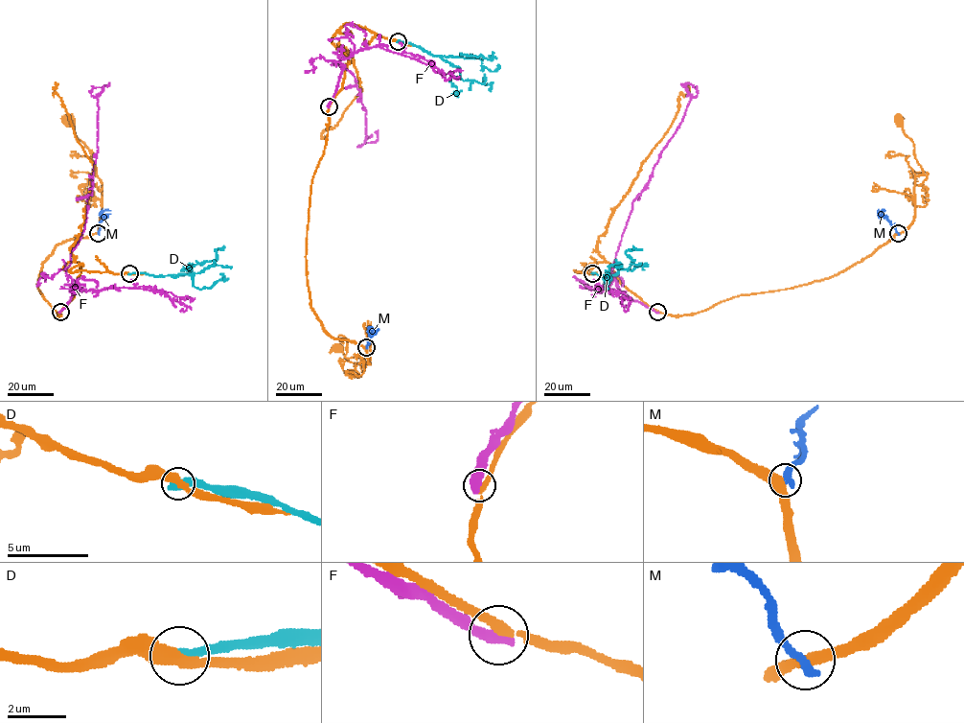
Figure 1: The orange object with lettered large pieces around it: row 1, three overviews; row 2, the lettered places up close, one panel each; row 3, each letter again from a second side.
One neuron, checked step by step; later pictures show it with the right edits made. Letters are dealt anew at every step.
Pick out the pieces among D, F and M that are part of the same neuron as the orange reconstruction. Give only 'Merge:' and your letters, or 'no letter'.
Merge: no letter

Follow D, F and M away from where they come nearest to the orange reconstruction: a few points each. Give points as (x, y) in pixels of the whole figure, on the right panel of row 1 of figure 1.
D: (592, 273), (610, 276), (620, 269), (627, 269), (633, 260), (626, 251), (642, 249)
F: (657, 312), (621, 292), (610, 268), (632, 201), (648, 181), (690, 99), (697, 94), (692, 84), (680, 83)
M: (898, 233), (883, 215), (883, 210), (881, 211)

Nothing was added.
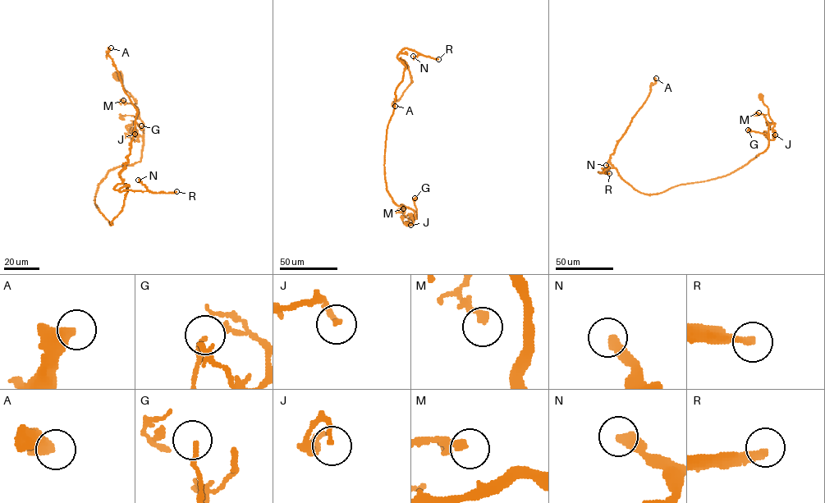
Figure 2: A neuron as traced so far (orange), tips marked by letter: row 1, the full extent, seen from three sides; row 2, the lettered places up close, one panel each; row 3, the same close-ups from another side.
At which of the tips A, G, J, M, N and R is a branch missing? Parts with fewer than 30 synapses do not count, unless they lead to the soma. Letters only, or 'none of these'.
R

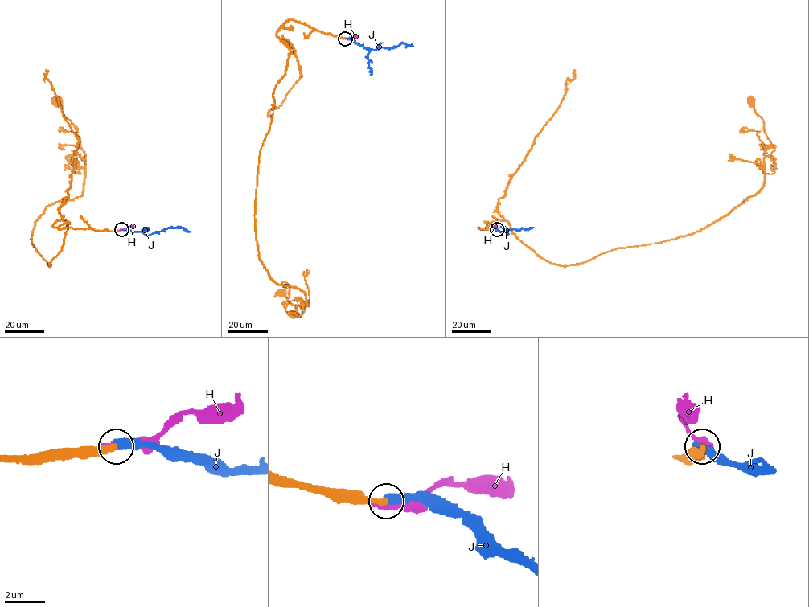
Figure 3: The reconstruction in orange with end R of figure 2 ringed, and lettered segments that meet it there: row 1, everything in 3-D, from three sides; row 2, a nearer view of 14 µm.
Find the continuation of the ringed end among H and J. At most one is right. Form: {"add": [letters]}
{"add": ["J"]}

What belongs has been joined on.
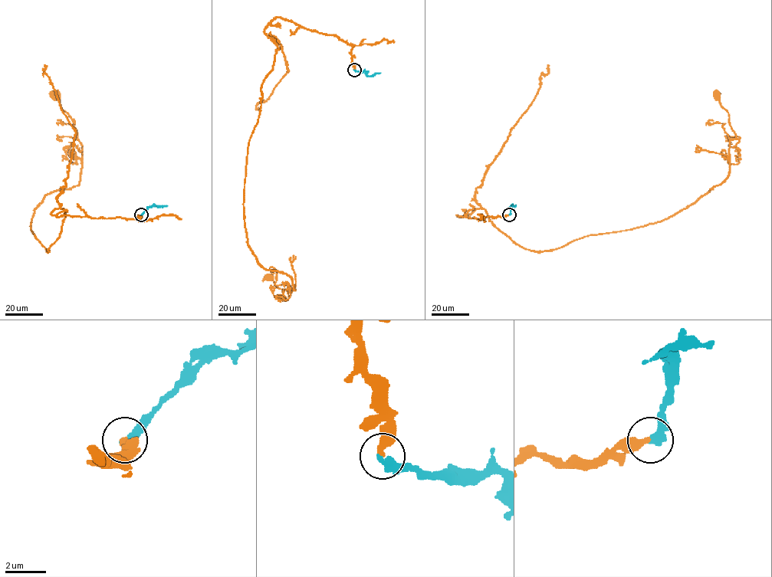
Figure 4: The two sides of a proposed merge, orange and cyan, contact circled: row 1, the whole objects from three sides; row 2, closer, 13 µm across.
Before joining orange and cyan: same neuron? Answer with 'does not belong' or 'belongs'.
belongs

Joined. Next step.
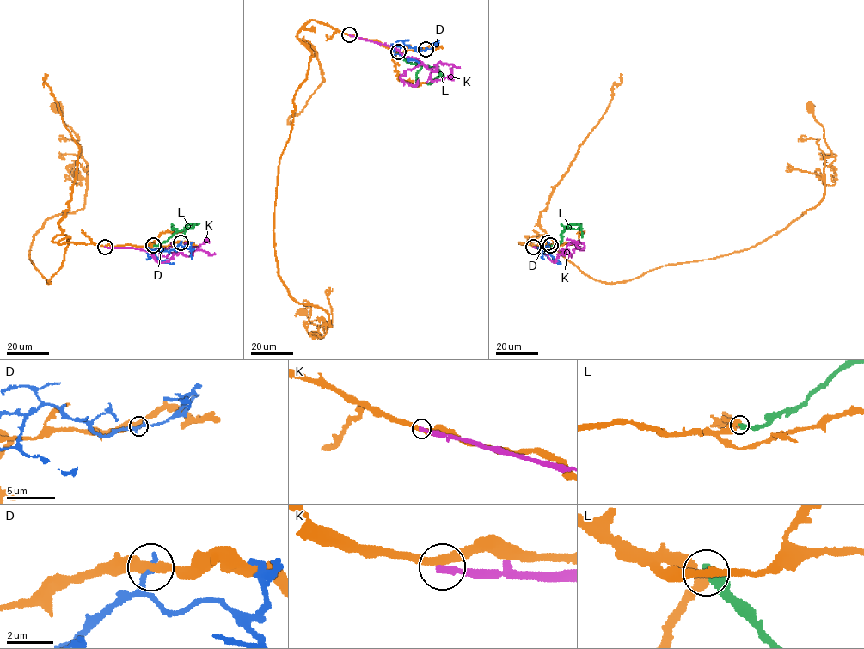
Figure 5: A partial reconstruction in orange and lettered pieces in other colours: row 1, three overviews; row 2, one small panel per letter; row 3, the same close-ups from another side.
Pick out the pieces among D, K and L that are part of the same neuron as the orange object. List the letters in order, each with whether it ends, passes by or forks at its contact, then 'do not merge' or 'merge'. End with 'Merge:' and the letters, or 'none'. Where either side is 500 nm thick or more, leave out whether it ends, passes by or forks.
D: it ends | do not merge
K: it ends | do not merge
L: it ends | do not merge
Merge: none

